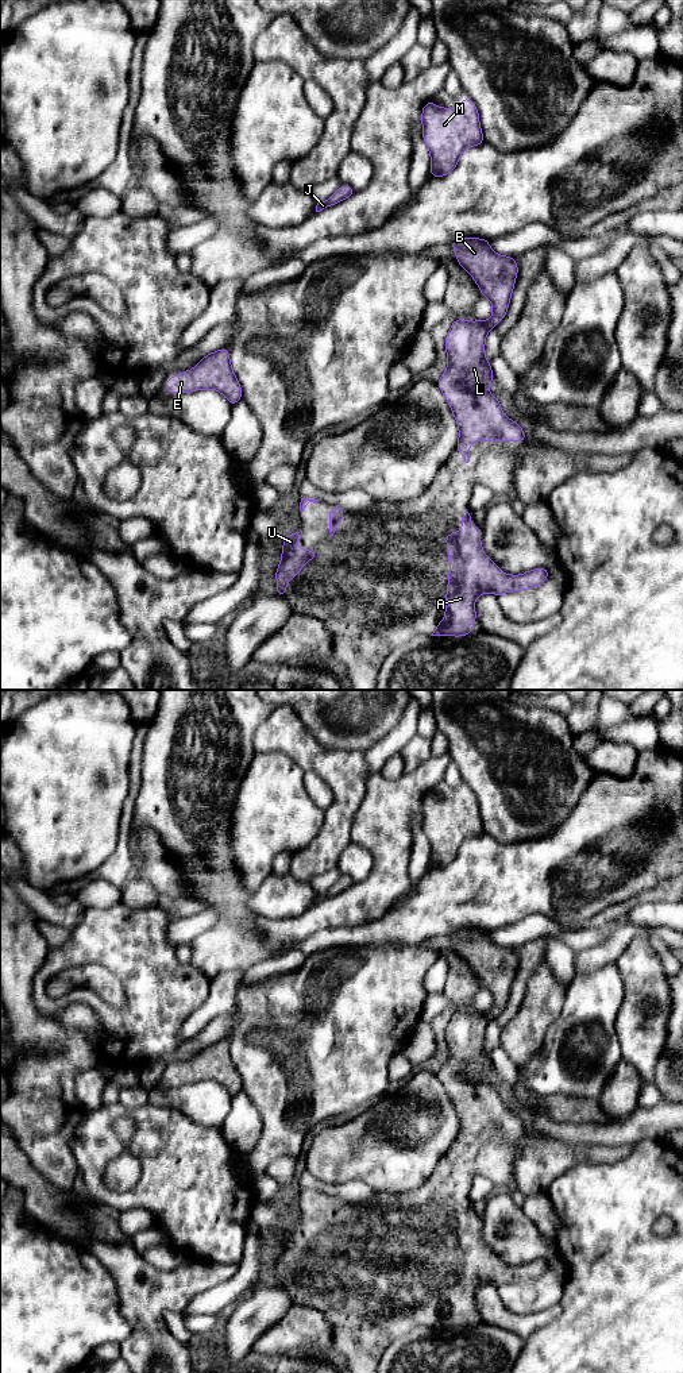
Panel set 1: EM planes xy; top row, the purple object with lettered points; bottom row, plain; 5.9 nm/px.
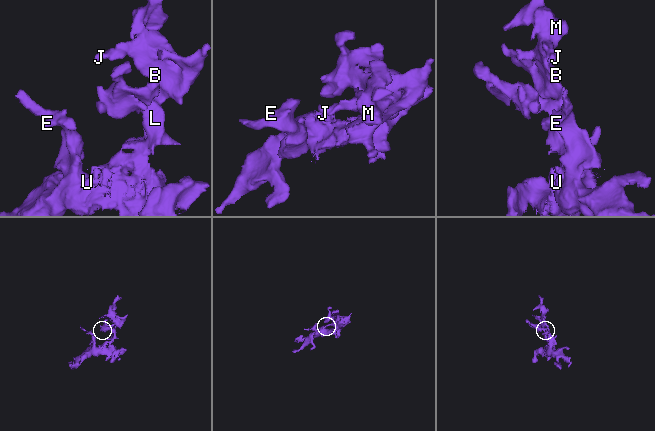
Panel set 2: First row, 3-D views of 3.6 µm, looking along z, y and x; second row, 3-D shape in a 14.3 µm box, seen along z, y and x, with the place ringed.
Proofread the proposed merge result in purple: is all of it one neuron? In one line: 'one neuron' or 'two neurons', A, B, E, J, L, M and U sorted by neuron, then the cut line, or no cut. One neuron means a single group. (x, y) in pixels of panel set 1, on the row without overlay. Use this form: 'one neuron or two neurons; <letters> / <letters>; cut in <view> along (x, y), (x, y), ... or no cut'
one neuron; A B E J L M U; no cut

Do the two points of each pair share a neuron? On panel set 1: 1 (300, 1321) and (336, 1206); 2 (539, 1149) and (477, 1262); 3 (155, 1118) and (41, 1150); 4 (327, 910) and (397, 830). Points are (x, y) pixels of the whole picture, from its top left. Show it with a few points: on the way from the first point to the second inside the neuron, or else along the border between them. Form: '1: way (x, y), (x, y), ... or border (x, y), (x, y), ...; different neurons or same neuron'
1: border (293, 1304), (316, 1308), (331, 1325); different neurons
2: border (514, 1160), (514, 1192); different neurons
3: border (85, 1113), (72, 1140), (72, 1154), (78, 1172); different neurons
4: way (352, 906), (390, 868), (390, 856); same neuron

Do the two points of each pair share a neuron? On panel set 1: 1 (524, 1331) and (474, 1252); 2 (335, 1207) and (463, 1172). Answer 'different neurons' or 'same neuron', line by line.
1: different neurons
2: same neuron

